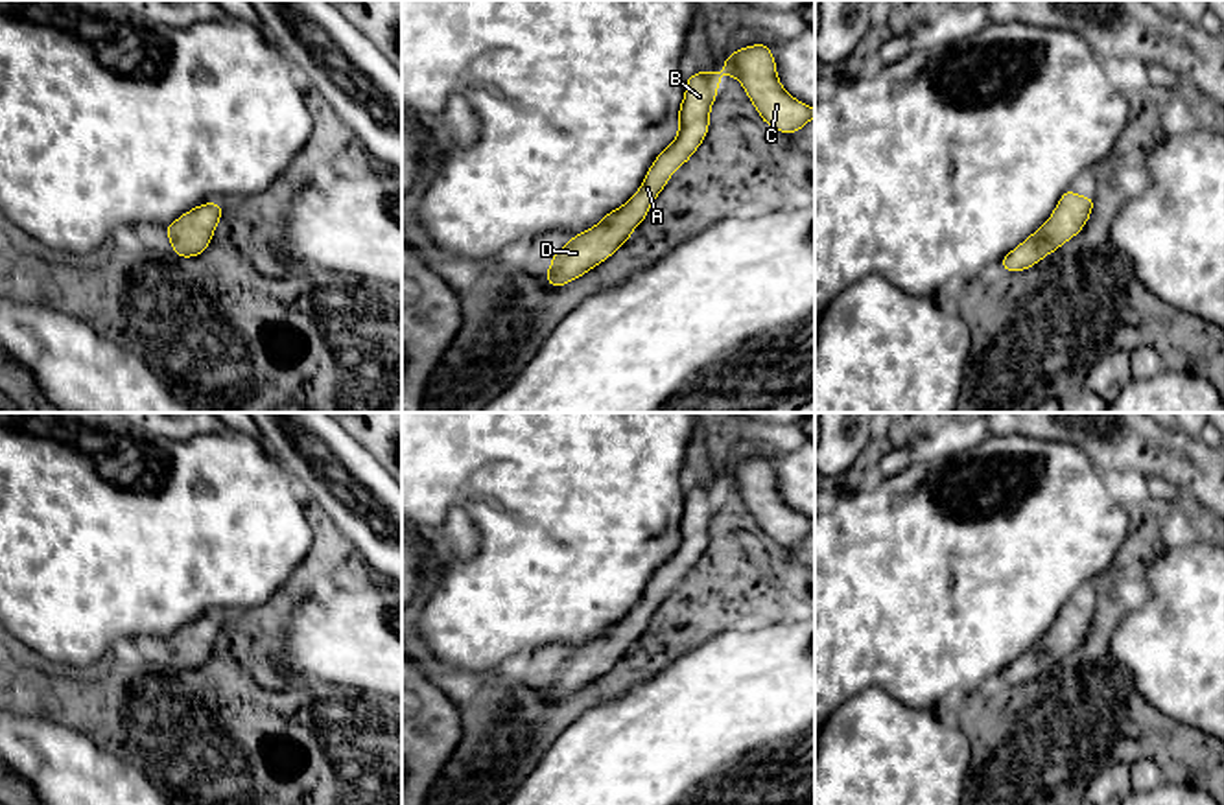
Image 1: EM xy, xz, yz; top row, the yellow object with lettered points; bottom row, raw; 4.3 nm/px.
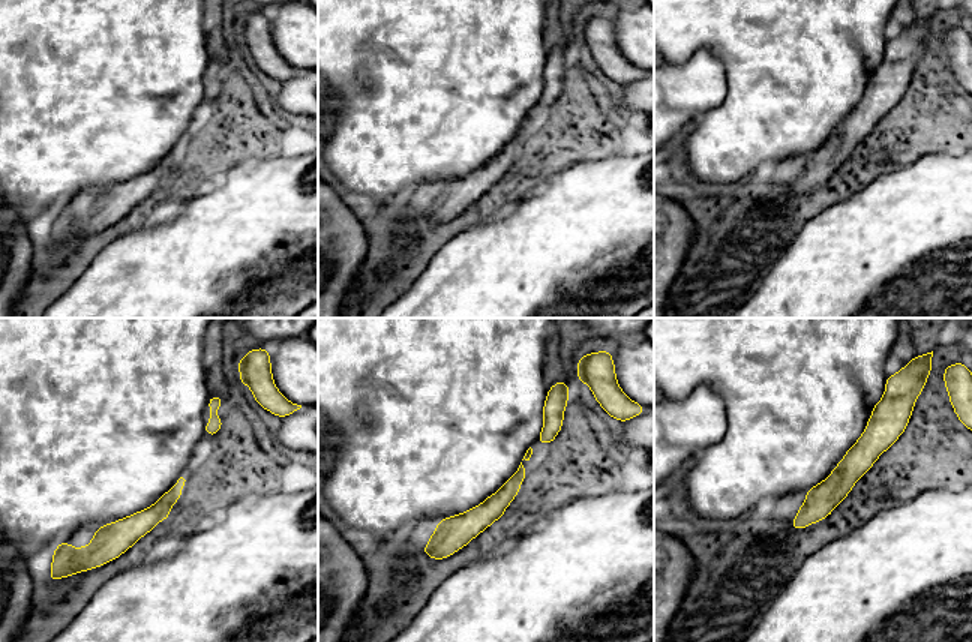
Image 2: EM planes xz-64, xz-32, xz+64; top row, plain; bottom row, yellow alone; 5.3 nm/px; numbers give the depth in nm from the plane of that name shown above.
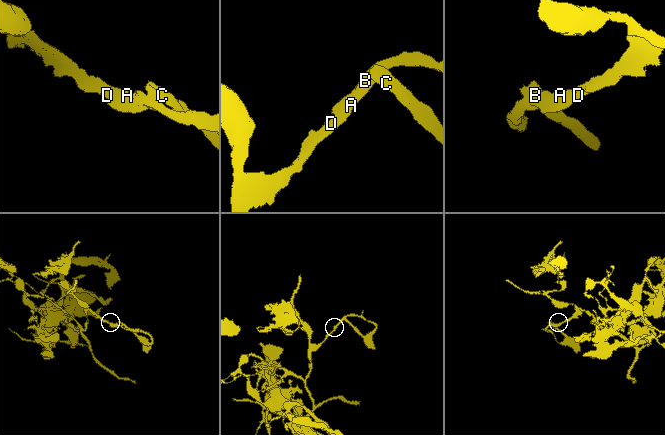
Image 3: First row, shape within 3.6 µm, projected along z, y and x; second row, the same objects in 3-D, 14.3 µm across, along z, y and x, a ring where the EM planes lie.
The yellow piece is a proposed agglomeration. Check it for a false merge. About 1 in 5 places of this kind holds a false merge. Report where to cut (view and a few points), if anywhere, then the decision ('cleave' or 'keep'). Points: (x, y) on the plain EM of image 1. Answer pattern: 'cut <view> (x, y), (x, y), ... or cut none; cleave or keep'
cut none; keep

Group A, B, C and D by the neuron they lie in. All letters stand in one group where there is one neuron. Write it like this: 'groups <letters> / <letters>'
groups A B C D

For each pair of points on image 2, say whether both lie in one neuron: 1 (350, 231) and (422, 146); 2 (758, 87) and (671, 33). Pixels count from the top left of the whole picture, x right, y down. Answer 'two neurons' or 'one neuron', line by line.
1: two neurons
2: one neuron

